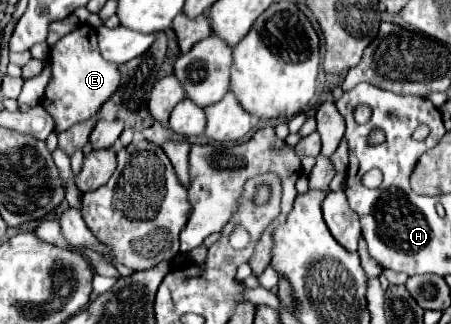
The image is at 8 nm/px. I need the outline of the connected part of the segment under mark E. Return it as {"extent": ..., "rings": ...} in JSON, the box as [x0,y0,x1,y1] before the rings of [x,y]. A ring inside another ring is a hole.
{"extent":[41,24,119,134],"rings":[[[79,24],[77,30],[73,30],[53,46],[51,64],[53,76],[45,88],[41,106],[53,116],[55,134],[61,134],[73,124],[95,116],[103,102],[107,102],[119,86],[119,70],[99,54],[97,34],[89,24]]]}

